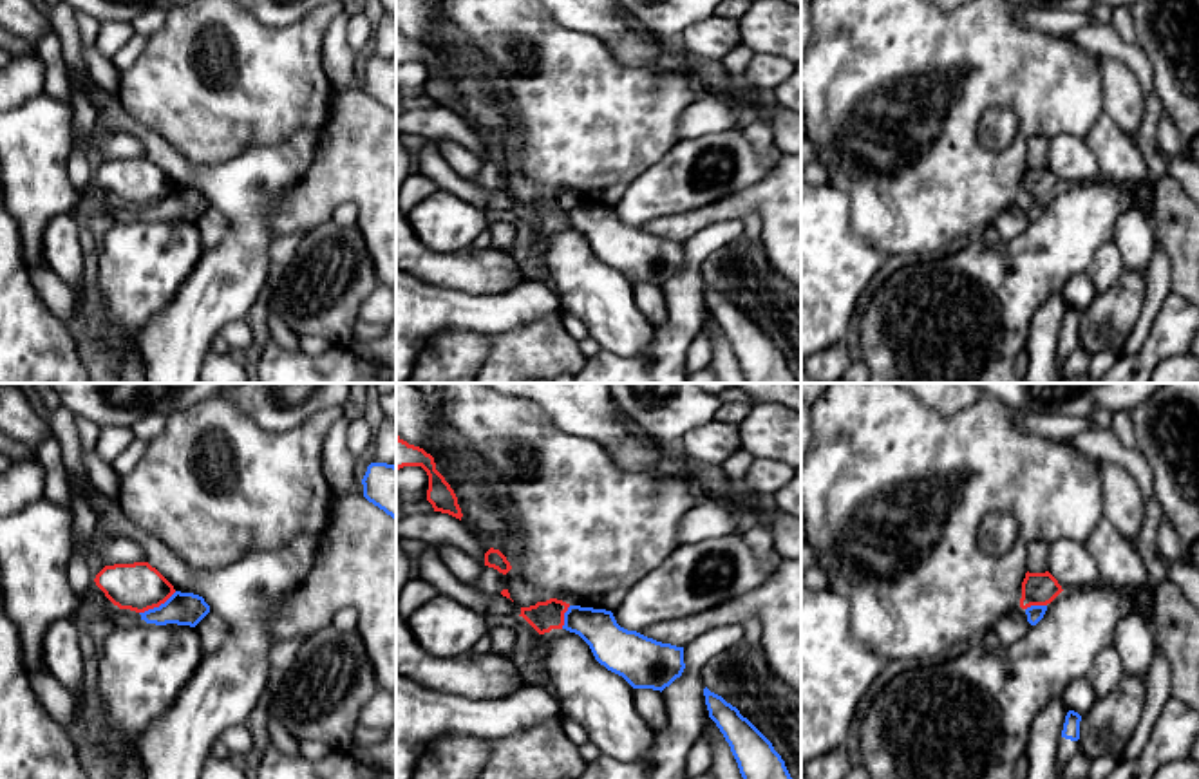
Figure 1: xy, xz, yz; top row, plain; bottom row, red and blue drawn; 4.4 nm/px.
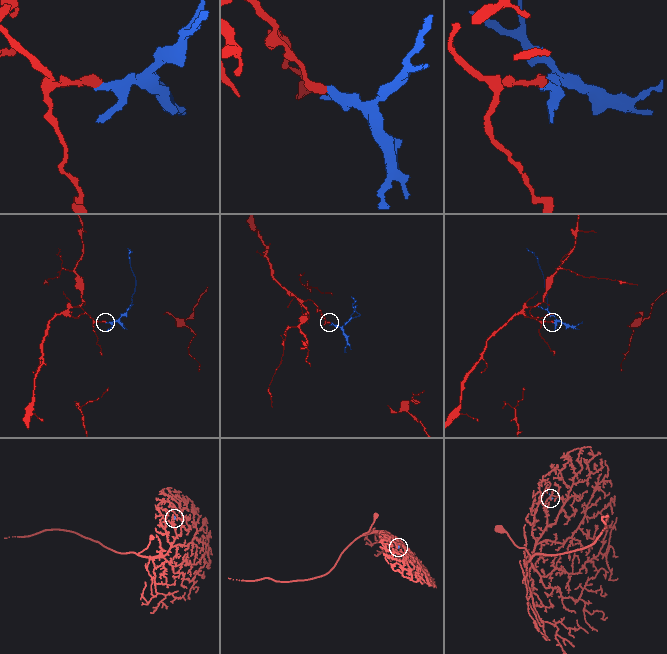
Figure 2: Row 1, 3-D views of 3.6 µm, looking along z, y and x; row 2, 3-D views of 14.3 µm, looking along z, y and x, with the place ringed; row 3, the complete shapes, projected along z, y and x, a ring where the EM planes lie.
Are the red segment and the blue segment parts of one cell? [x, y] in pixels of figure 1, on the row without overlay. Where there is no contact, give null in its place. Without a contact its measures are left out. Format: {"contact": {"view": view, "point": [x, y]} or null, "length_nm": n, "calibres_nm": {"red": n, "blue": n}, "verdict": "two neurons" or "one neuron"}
{"contact": {"view": "xy", "point": [158, 201]}, "length_nm": 190, "calibres_nm": {"red": 220, "blue": 140}, "verdict": "two neurons"}

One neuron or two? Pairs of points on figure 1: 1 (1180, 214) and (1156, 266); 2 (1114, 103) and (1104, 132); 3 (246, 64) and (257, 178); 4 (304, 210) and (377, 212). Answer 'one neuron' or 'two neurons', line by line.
1: two neurons
2: two neurons
3: two neurons
4: one neuron

